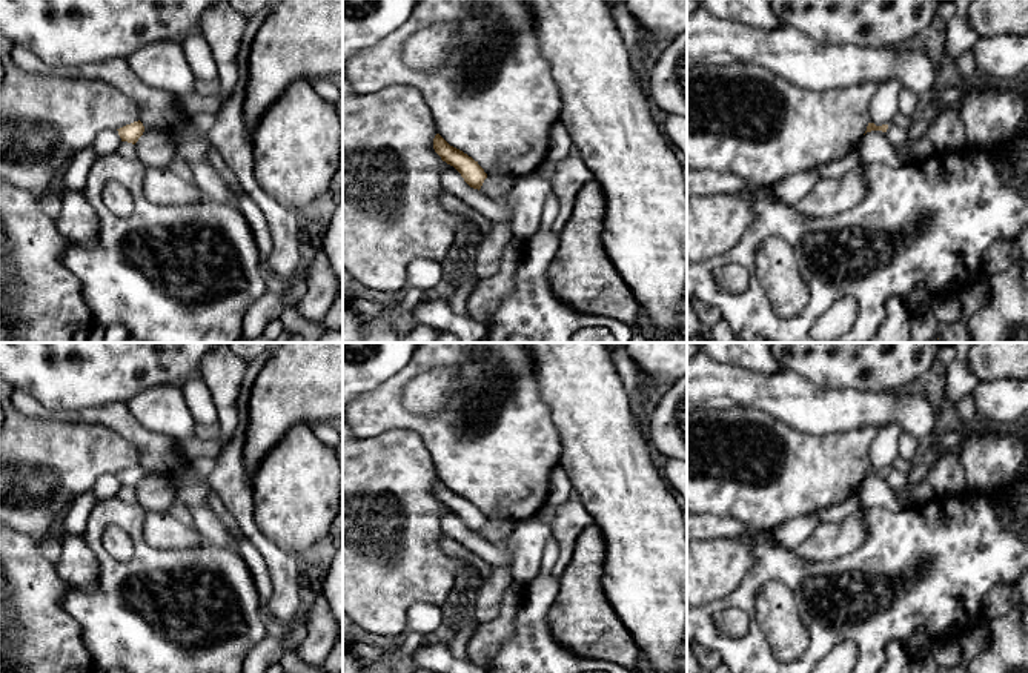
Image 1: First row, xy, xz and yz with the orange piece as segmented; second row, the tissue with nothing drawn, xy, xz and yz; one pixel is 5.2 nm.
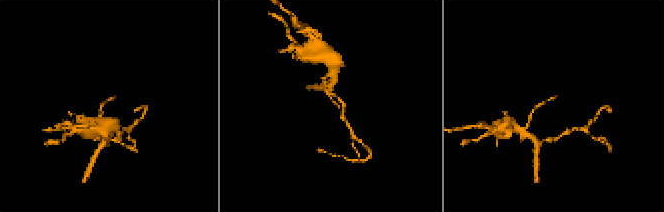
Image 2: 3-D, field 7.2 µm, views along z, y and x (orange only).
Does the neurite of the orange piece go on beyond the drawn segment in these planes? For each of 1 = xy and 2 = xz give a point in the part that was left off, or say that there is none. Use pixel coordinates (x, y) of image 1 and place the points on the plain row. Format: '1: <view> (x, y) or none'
1: none
2: none

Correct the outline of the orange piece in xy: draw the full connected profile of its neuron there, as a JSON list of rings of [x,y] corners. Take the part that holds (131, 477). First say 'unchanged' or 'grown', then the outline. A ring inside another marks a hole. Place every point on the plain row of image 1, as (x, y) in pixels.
unchanged; [[[138,464],[138,466],[134,466],[131,469],[123,470],[117,475],[118,475],[121,486],[128,486],[128,487],[135,489],[138,486],[138,482],[143,479],[144,470]]]

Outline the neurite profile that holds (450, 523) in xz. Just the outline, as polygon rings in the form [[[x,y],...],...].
[[[447,507],[441,518],[441,529],[443,529],[443,533],[459,541],[464,547],[467,547],[470,552],[473,552],[476,556],[479,556],[482,561],[486,561],[492,567],[504,565],[509,562],[509,558],[506,556],[502,547],[493,545],[484,541],[478,533],[470,532],[464,525],[461,518]]]

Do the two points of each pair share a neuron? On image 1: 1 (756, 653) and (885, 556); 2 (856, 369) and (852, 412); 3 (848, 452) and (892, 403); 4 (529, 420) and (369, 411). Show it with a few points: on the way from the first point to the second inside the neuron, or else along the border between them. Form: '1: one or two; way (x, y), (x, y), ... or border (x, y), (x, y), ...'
1: one; way (749, 604), (749, 590), (767, 572), (836, 570)
2: two; border (819, 384), (825, 387), (890, 392)
3: two; border (878, 427), (855, 427), (836, 434)
4: one; way (489, 444), (460, 444), (427, 426), (409, 421)

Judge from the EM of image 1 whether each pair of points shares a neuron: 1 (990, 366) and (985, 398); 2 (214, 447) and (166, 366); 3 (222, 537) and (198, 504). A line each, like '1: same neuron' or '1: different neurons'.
1: different neurons
2: different neurons
3: same neuron

